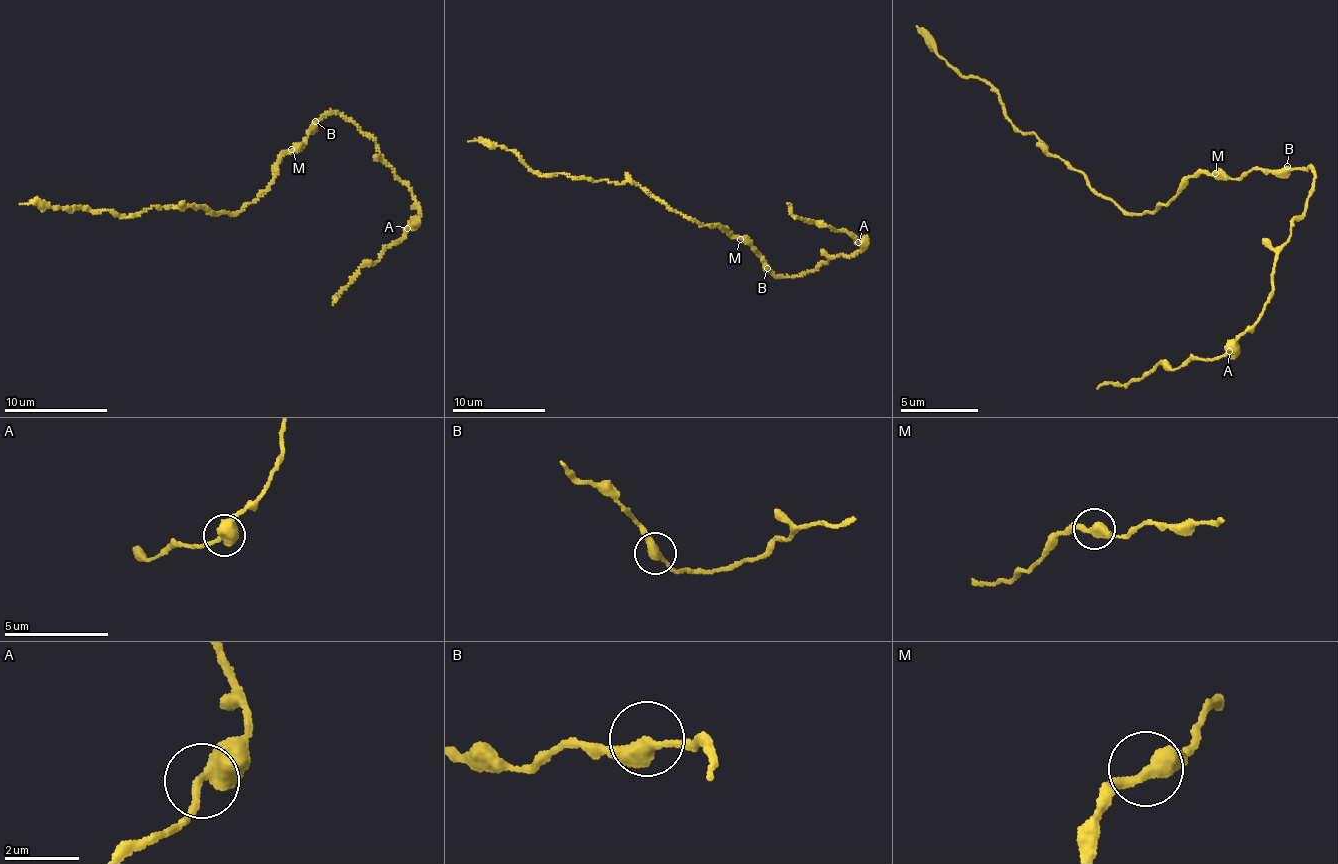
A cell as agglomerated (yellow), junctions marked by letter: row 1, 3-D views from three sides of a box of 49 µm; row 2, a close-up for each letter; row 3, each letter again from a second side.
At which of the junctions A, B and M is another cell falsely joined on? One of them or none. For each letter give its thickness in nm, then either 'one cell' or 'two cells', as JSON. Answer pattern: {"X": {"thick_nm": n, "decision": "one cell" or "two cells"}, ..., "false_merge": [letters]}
{"A": {"thick_nm": 400, "decision": "one cell"}, "B": {"thick_nm": 400, "decision": "one cell"}, "M": {"thick_nm": 360, "decision": "one cell"}, "false_merge": []}

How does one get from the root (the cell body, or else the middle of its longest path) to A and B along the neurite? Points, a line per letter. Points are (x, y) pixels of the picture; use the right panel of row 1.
A: (1210, 171), (1235, 178), (1306, 166), (1316, 176), (1263, 307), (1230, 350)
B: (1210, 171), (1235, 178), (1252, 170), (1278, 172), (1287, 166)

